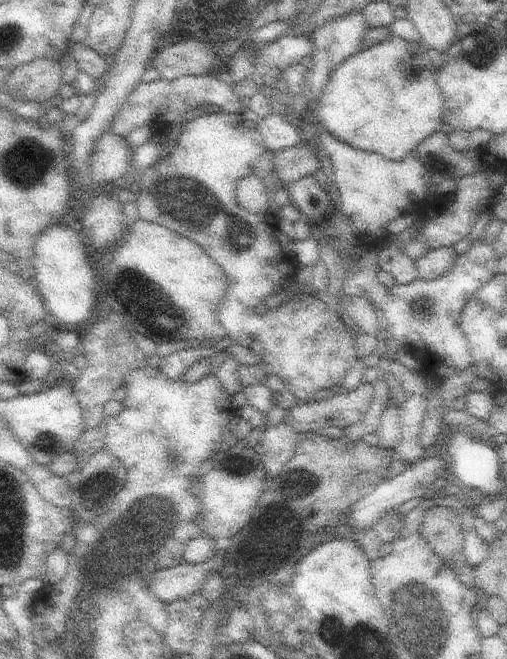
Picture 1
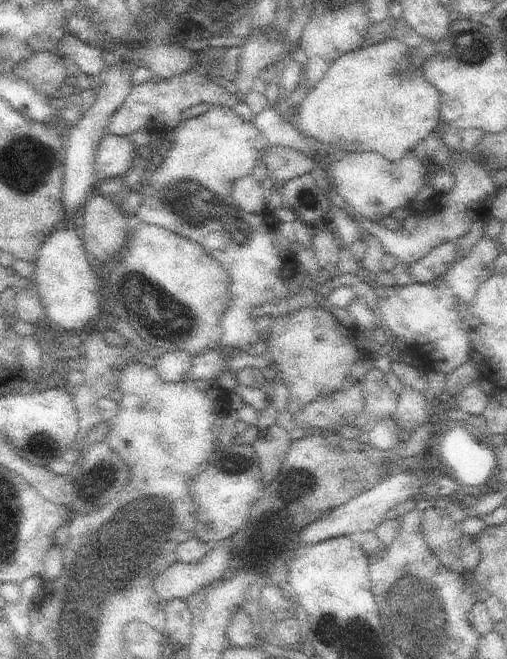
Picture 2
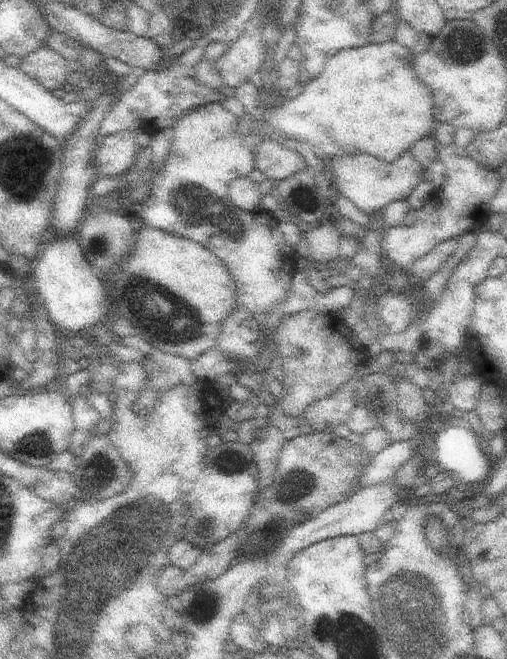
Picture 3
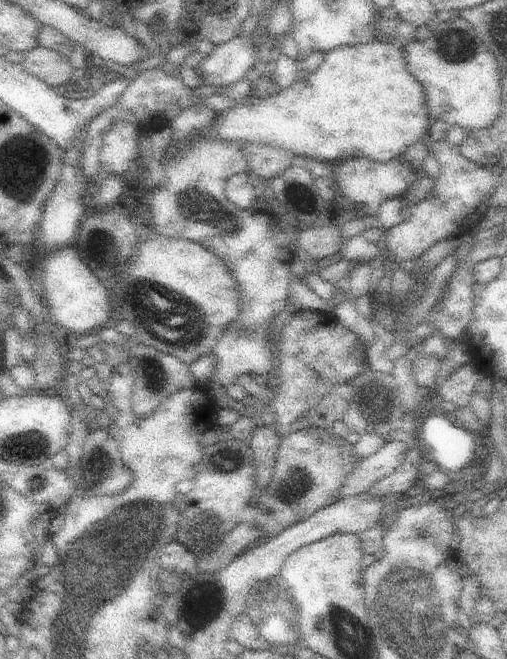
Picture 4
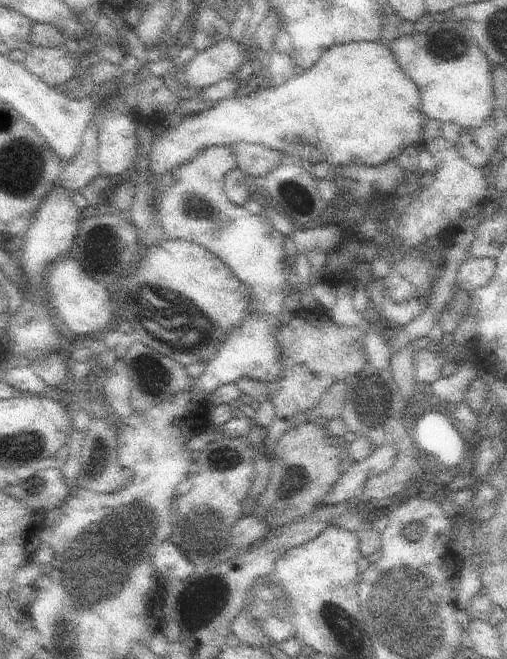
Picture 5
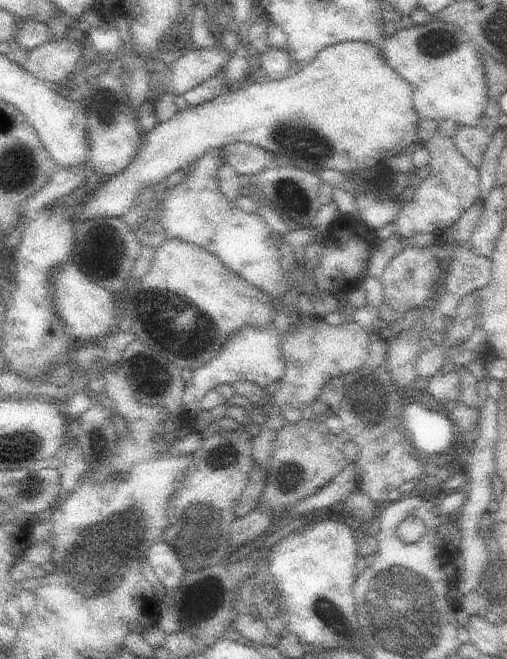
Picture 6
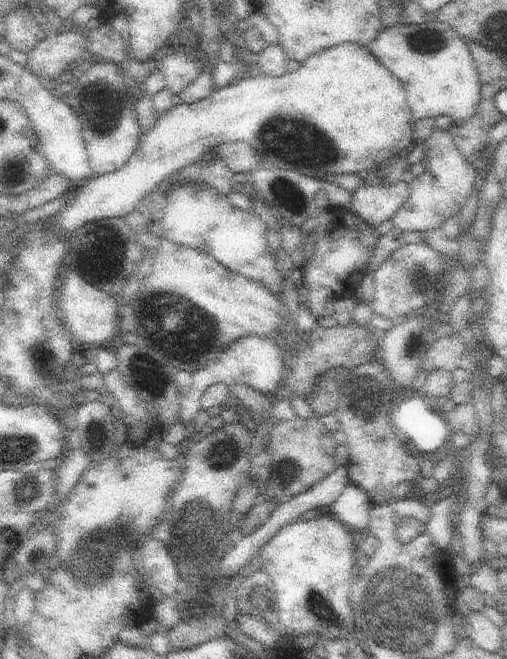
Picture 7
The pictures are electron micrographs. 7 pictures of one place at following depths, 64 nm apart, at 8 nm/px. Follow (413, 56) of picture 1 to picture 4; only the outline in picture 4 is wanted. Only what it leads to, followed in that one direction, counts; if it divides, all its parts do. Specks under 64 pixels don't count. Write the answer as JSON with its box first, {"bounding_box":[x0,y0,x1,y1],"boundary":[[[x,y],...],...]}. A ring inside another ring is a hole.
{"bounding_box":[209,40,431,164],"boundary":[[[373,40],[369,44],[333,48],[325,54],[323,64],[313,74],[307,74],[305,80],[297,80],[287,90],[275,88],[275,94],[271,96],[253,94],[245,104],[235,102],[229,112],[217,116],[209,136],[231,142],[245,140],[285,148],[291,150],[303,164],[307,160],[331,160],[333,164],[339,164],[349,158],[371,158],[387,164],[397,156],[403,156],[415,142],[427,138],[429,128],[431,114],[427,108],[427,96],[421,82],[411,74],[403,48],[395,42],[383,44]]]}

